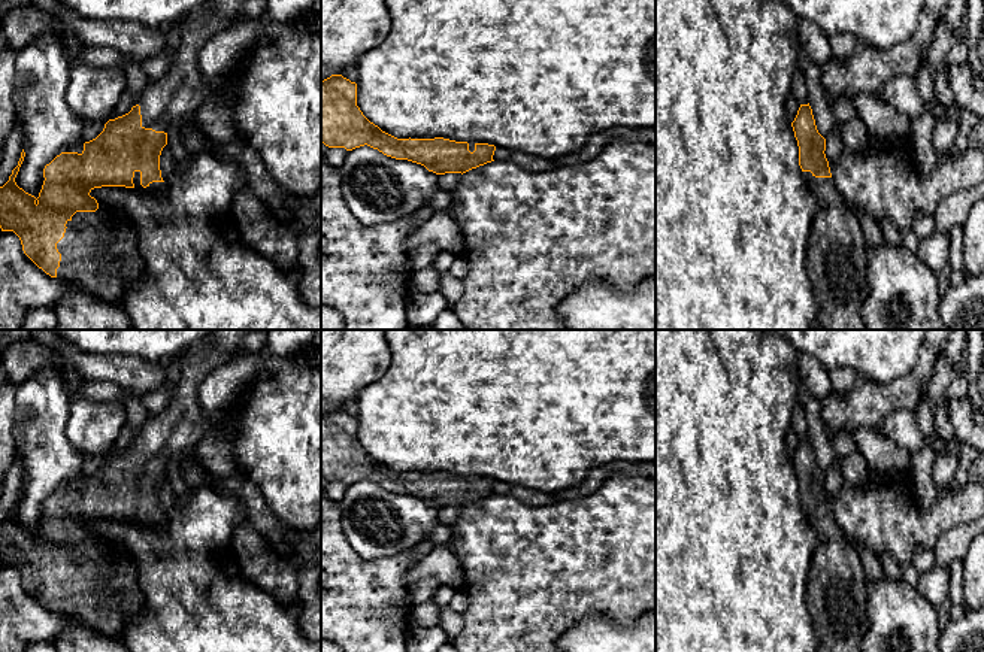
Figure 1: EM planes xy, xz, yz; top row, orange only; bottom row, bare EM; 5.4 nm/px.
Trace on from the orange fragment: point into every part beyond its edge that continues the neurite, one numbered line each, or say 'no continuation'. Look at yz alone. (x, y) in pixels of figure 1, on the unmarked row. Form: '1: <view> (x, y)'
1: yz (836, 599)

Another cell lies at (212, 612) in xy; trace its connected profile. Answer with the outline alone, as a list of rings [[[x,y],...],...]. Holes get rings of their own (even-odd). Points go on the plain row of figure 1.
[[[202,483],[188,489],[185,501],[175,504],[161,528],[125,521],[91,524],[90,530],[105,540],[110,555],[121,555],[134,565],[145,594],[145,603],[121,633],[128,652],[321,652],[321,640],[309,640],[299,627],[300,600],[282,604],[255,583],[227,573],[224,552],[231,548],[233,533],[243,521],[246,513],[239,498]]]

